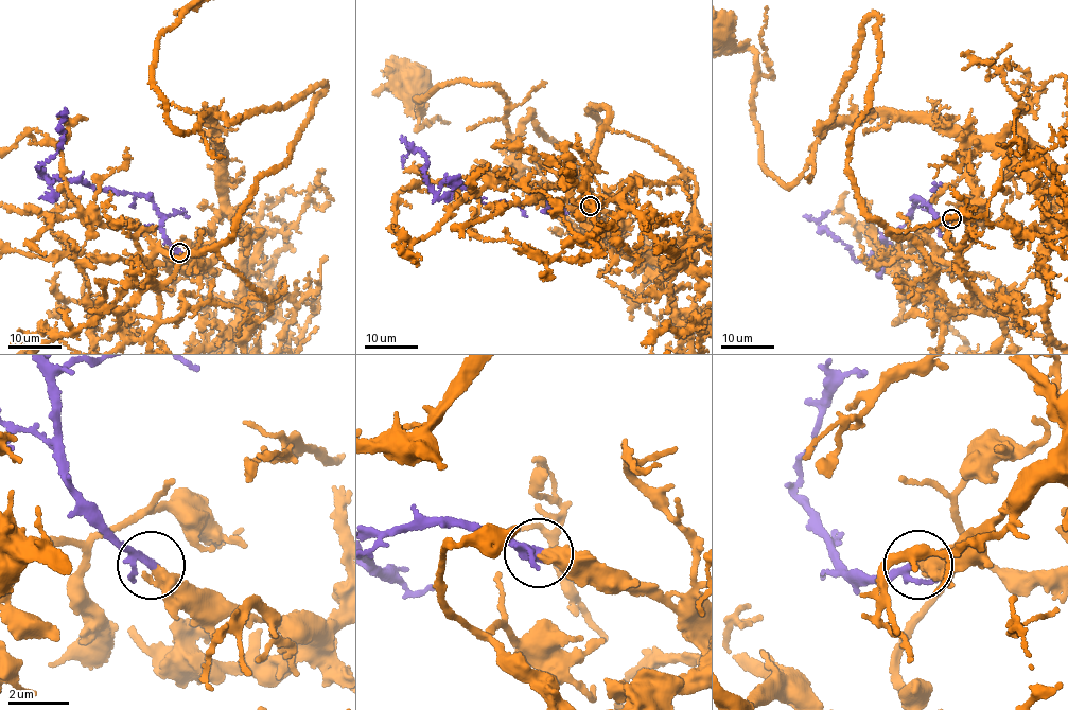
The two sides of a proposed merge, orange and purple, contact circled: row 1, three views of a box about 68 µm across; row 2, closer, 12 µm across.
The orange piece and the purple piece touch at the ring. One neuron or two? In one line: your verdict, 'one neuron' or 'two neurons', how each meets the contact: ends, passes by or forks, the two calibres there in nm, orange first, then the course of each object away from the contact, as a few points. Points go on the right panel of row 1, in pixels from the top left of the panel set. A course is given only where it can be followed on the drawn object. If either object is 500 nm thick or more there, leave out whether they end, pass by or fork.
one neuron; orange ends; purple passes by; calibres 440 and 240 nm; course orange (951, 219), (976, 194), (966, 141), (922, 120), (844, 118), (788, 187), (767, 172), (754, 53), (715, 31); course purple (951, 219), (940, 220), (917, 200), (908, 222), (882, 241), (887, 250), (859, 261), (819, 227), (832, 213)

